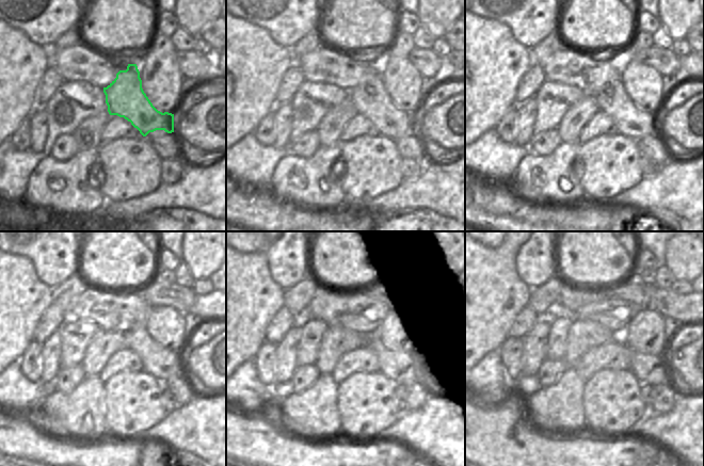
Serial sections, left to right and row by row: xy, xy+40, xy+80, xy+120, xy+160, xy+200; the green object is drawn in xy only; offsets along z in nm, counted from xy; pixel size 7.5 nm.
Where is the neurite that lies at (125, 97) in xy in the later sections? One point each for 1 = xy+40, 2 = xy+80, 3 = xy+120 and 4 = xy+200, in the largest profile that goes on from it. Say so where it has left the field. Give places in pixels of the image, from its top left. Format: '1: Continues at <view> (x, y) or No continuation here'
1: Continues at xy+40 (370, 99)
2: Continues at xy+80 (612, 99)
3: Continues at xy+120 (160, 363)
4: Continues at xy+200 (649, 369)

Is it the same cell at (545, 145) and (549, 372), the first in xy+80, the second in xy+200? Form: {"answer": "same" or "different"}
{"answer": "same"}

